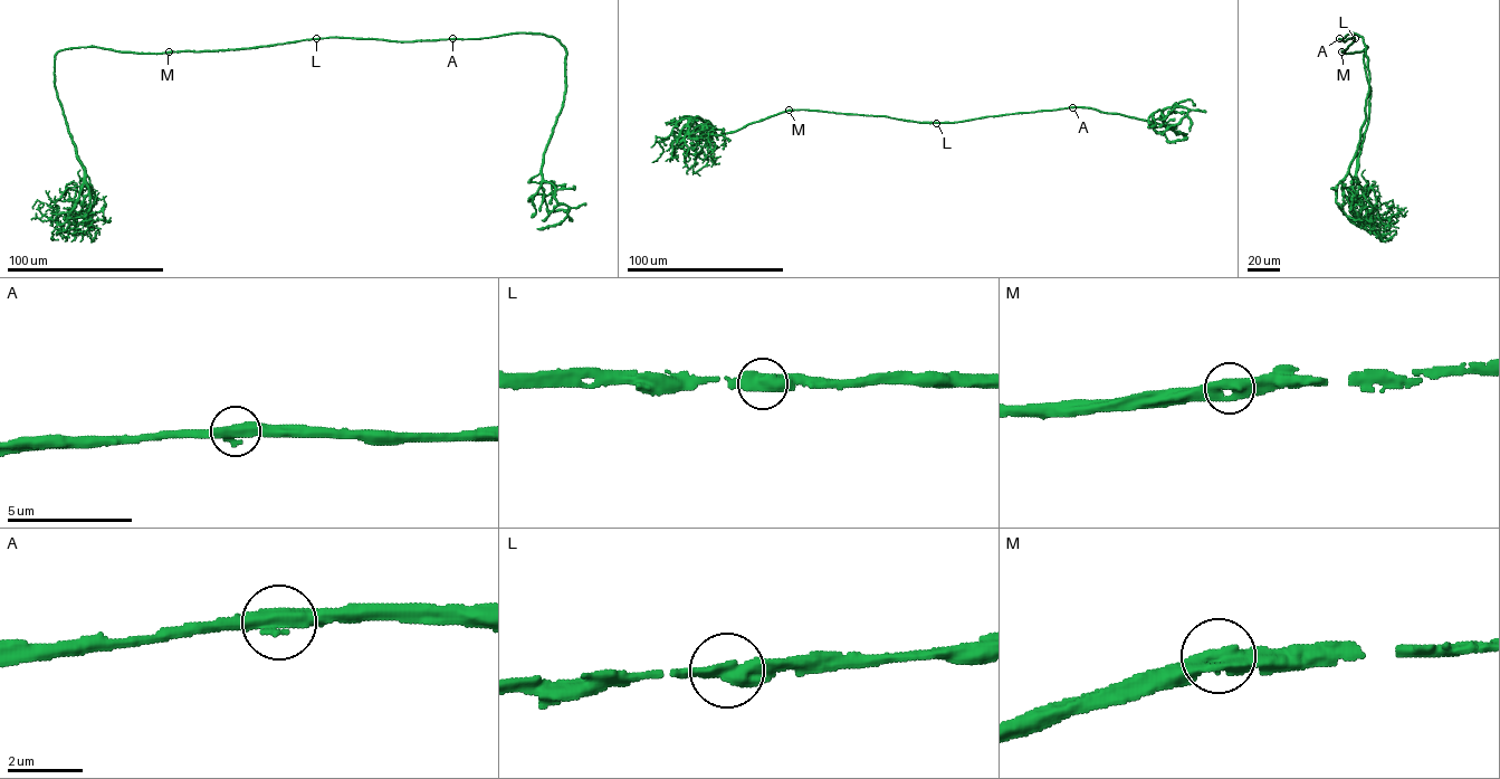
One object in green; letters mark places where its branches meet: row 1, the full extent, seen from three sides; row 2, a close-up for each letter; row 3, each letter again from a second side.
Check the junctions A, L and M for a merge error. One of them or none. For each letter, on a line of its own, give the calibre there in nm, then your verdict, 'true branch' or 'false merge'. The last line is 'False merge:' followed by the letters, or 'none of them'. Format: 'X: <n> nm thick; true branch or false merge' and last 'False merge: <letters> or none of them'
A: 460 nm thick; true branch
L: 480 nm thick; true branch
M: 500 nm thick; true branch
False merge: none of them

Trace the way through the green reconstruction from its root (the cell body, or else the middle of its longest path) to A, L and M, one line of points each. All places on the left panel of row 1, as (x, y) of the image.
A: (302, 40), (330, 37), (393, 41), (452, 38)
L: (302, 40), (316, 38)
M: (302, 40), (241, 49), (169, 51)

